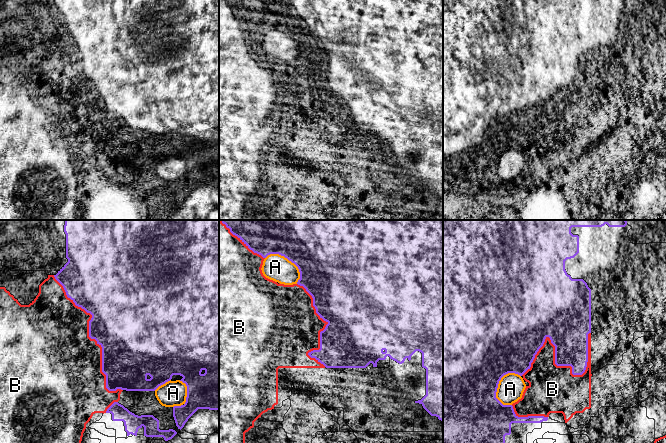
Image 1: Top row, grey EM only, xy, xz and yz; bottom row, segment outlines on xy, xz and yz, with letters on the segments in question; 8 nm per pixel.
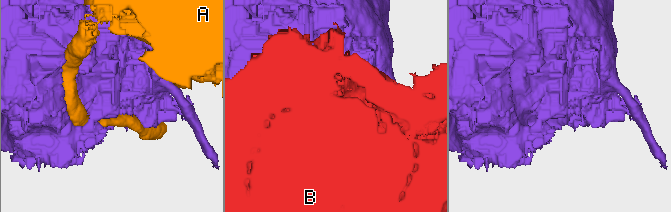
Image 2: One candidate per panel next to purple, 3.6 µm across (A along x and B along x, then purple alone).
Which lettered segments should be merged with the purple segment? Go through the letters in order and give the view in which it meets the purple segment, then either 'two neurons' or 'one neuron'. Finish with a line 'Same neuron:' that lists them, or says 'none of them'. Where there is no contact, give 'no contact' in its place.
A: yz | two neurons
B: yz | two neurons
Same neuron: none of them

